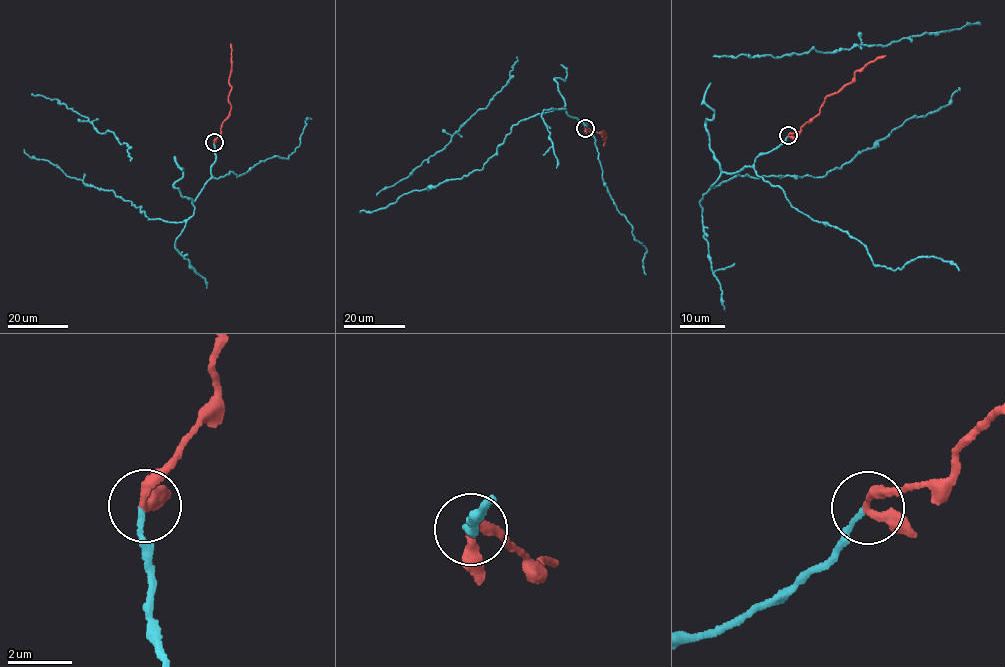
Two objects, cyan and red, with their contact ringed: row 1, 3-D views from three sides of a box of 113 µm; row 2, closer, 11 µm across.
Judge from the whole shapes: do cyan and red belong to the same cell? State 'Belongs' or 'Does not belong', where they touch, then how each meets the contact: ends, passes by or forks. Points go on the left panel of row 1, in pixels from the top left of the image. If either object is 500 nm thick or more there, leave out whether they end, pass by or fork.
Belongs. Place: (214, 142). At the ring cyan ends. At the ring red passes by

